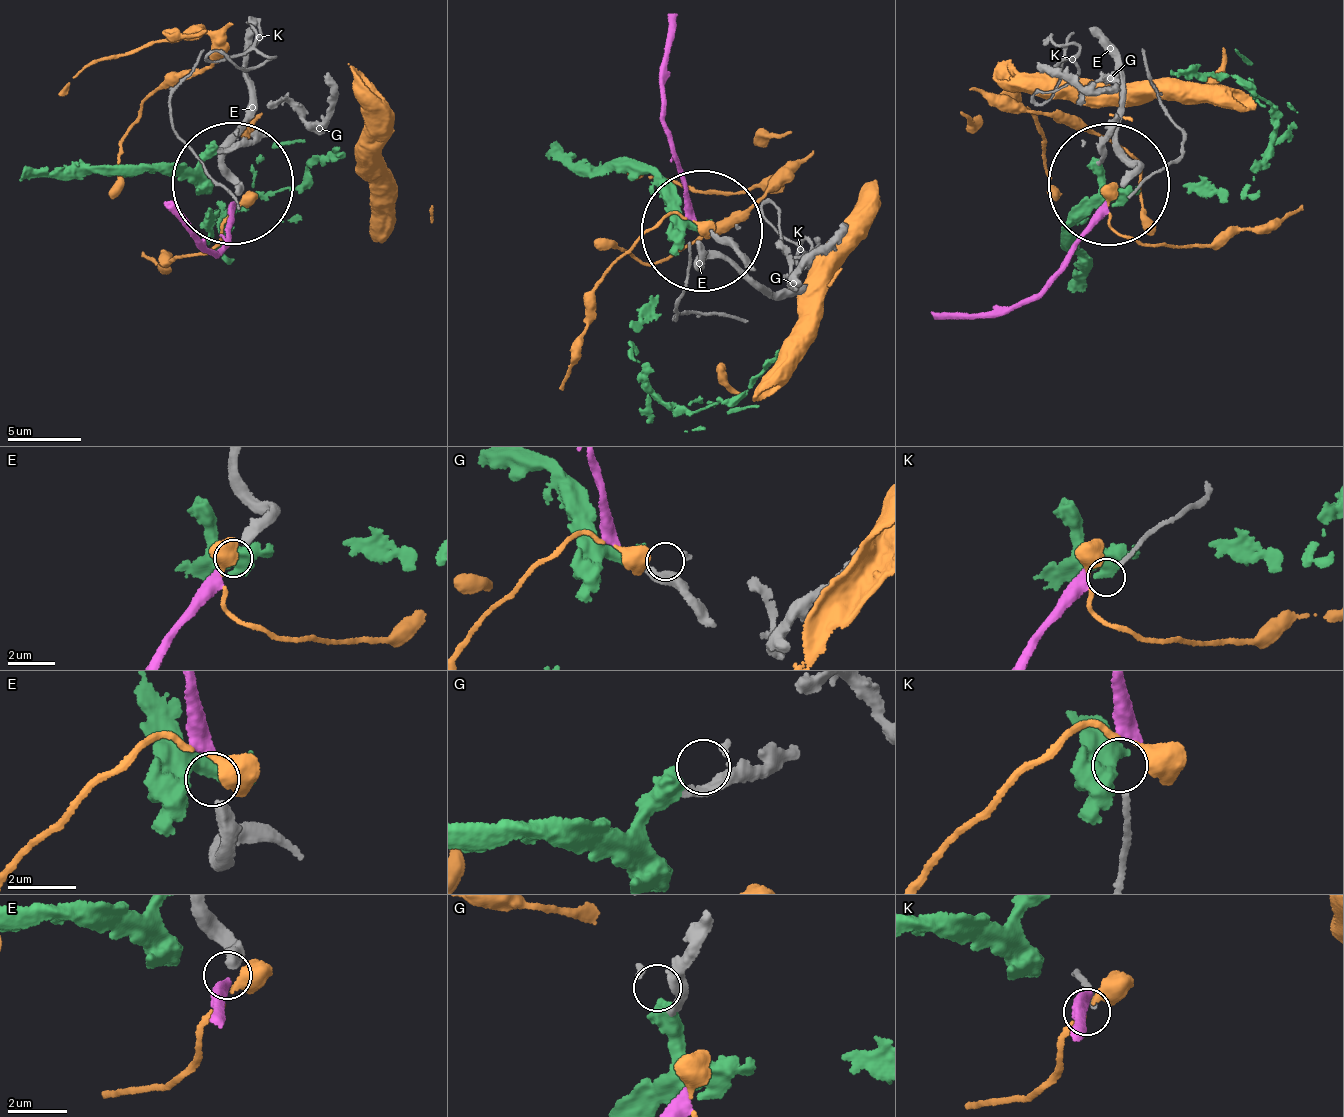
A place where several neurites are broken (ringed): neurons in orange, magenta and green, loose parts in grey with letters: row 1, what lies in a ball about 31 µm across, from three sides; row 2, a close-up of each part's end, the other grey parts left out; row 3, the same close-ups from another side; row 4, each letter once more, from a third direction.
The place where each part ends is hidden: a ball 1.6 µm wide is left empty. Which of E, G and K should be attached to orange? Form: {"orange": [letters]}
{"orange": []}

